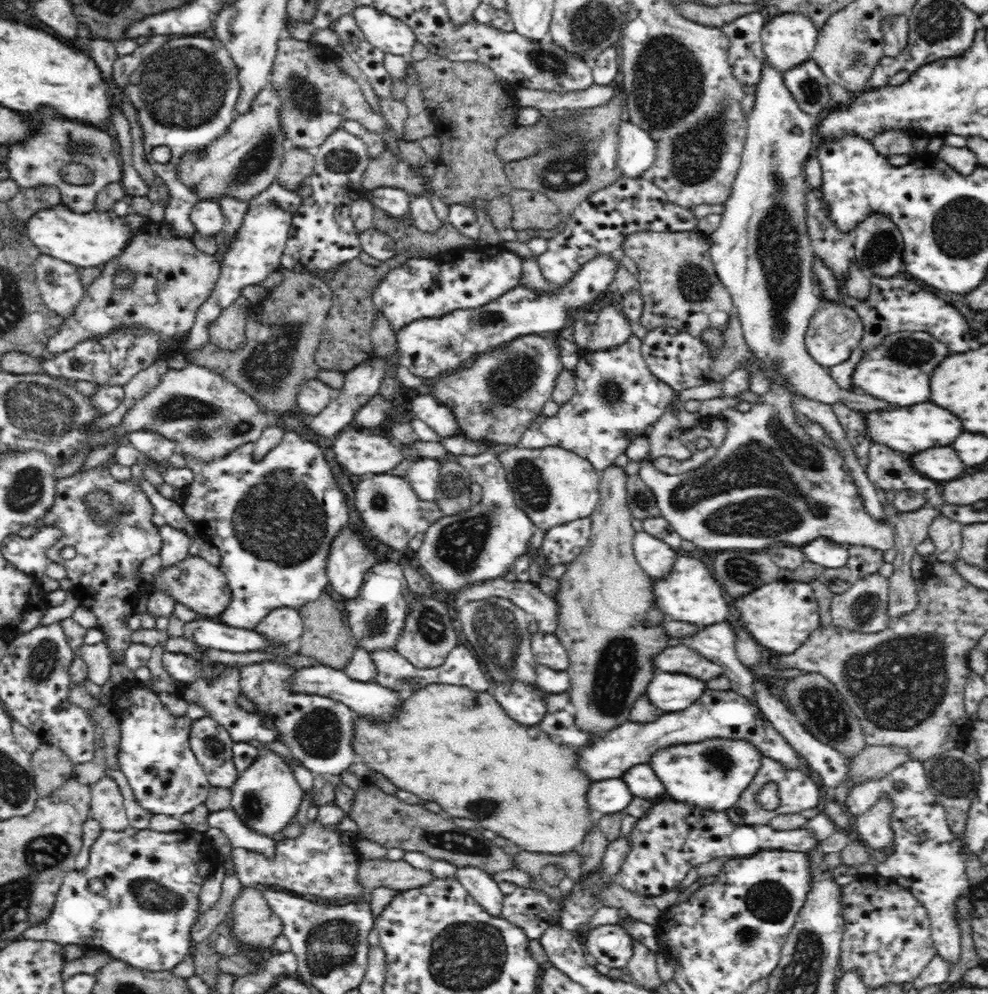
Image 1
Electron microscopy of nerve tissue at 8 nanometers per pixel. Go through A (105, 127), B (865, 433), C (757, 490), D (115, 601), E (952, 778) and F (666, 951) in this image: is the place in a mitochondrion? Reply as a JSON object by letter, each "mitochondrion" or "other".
{"A":"other","B":"other","C":"mitochondrion","D":"other","E":"mitochondrion","F":"other"}

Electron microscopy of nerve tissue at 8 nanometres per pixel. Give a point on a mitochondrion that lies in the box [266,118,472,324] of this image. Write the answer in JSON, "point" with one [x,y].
{"point":[345,160]}

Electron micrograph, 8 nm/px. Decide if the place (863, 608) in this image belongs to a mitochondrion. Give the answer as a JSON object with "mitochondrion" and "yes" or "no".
{"mitochondrion":"yes"}

